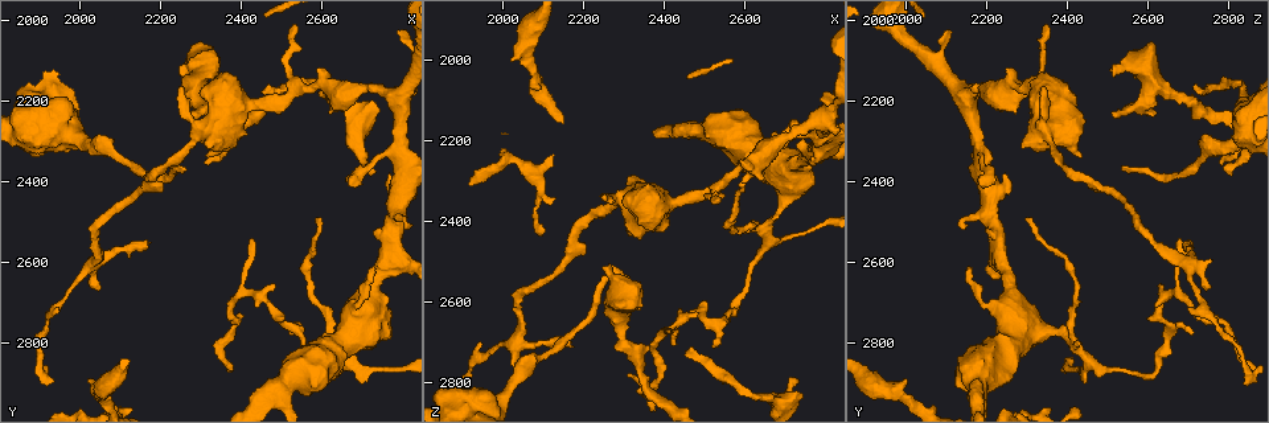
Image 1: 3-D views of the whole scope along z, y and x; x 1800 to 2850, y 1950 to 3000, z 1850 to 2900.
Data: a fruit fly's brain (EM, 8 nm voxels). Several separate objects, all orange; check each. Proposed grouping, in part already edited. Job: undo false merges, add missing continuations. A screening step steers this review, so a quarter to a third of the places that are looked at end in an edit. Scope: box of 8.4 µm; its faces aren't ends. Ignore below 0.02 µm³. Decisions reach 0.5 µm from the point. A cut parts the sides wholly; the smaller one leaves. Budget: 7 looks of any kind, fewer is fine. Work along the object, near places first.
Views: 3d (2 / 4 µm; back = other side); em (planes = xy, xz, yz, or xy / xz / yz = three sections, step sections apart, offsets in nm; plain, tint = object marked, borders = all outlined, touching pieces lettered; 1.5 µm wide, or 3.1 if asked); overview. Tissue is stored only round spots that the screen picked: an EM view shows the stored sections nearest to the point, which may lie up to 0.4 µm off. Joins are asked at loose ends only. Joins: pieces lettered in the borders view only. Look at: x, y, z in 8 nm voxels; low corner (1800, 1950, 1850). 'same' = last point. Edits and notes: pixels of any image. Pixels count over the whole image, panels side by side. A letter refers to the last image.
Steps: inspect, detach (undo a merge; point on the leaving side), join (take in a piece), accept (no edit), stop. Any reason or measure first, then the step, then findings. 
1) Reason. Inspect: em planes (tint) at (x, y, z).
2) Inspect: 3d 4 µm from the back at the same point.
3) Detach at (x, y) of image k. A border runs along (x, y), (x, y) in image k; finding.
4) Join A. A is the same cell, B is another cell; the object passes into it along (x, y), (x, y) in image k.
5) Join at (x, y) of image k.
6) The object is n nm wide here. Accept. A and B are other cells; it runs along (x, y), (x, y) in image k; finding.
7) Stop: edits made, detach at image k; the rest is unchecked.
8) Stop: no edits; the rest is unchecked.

Thin end. Inspect: 3d 2 µm at (2265, 2375, 2540).

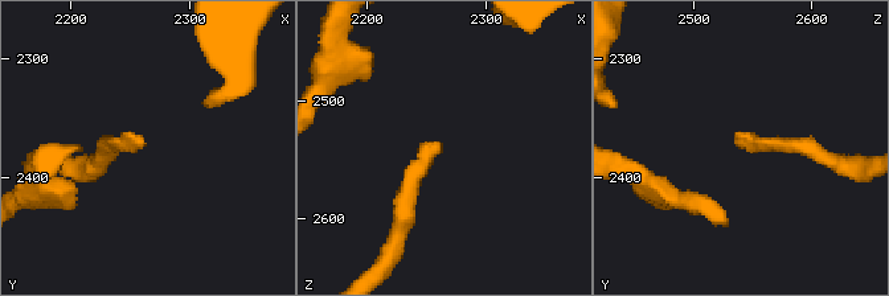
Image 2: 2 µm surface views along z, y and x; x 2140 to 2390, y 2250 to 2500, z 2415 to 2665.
Shape alone is not enough. Inspect: em planes (borders) at (2258, 2374, 2538).

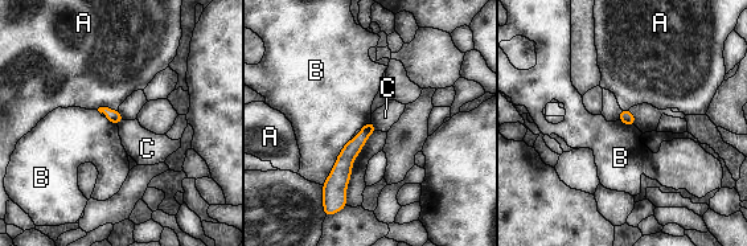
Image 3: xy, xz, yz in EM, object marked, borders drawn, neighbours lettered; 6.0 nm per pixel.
The object is 80 nm wide here. Accept. A, B and C are other cells; it runs along (370, 126), (344, 162), (343, 197) in image 3; none of them fits.

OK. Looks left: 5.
Inspect: em planes (borders) at (2730, 2375, 2800).

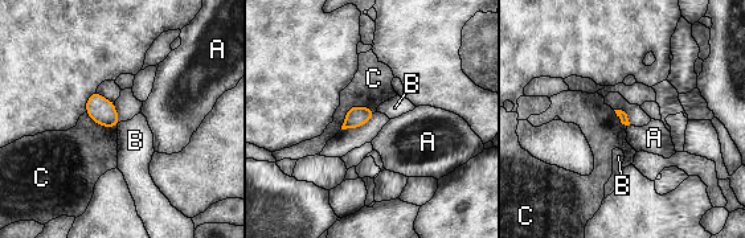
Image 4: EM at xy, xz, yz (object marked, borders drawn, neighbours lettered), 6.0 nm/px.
Accept. A, B and C are other cells; a border runs along (373, 110), (352, 106), (340, 128) in image 4; no lettered piece goes on from it.

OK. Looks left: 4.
Thin end. Inspect: 3d 4 µm from the back at (2520, 2780, 2715).

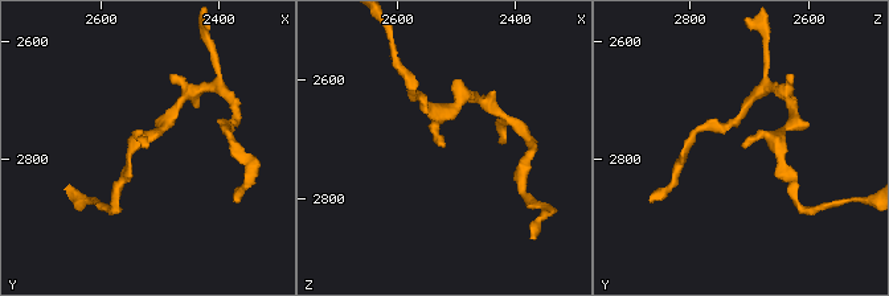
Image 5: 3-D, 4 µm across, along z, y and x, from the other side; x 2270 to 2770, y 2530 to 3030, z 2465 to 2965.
Shape alone is not enough. Inspect: em planes (borders) at (2515, 2775, 2715).

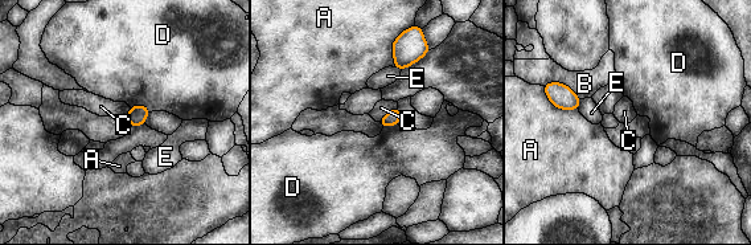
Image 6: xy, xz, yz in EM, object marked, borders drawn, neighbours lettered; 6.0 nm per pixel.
Accept. A, B, C, D and E are other cells; none of them fits.

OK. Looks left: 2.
Stop: no edits; the rest is unchecked.

